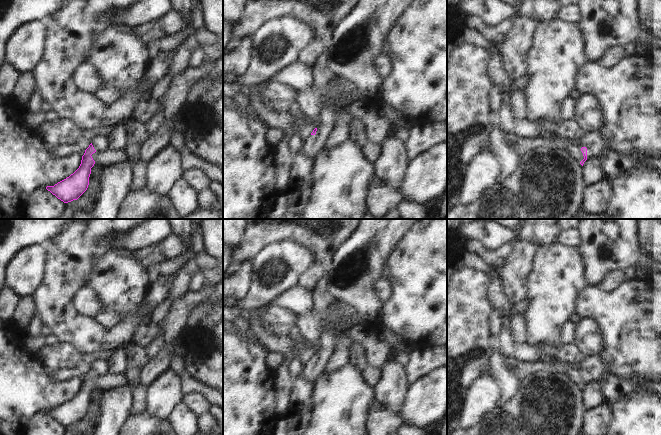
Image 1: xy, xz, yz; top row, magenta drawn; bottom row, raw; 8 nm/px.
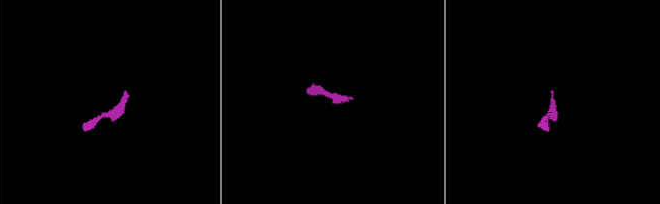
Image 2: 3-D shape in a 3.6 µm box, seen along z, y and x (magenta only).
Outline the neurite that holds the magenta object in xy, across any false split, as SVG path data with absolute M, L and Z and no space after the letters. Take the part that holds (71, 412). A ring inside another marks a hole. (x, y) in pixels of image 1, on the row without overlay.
M107 360L91 362L91 368L82 380L79 392L66 403L54 410L47 410L46 413L64 427L77 424L87 414L89 409L91 392L95 388L91 379L96 375L102 376L106 373L108 373Z

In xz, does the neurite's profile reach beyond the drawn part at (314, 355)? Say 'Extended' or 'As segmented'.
Extended

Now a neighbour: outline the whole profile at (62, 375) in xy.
M62 369L56 371L52 378L57 382L64 382L70 380L74 376L74 370Z

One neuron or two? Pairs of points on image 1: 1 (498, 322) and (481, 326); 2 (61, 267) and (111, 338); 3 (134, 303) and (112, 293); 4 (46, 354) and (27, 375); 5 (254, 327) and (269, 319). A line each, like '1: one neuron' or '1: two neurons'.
1: two neurons
2: one neuron
3: one neuron
4: two neurons
5: two neurons

